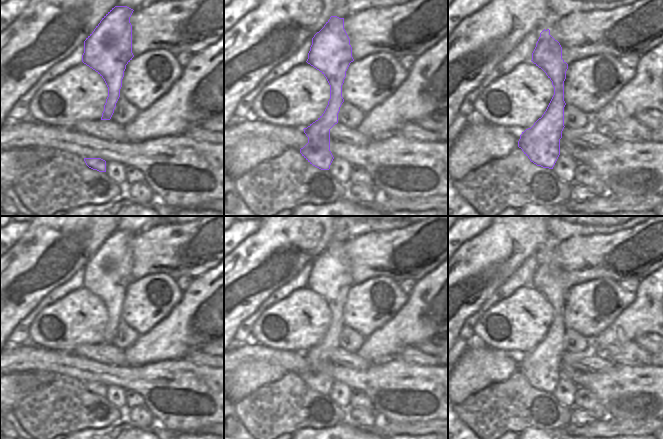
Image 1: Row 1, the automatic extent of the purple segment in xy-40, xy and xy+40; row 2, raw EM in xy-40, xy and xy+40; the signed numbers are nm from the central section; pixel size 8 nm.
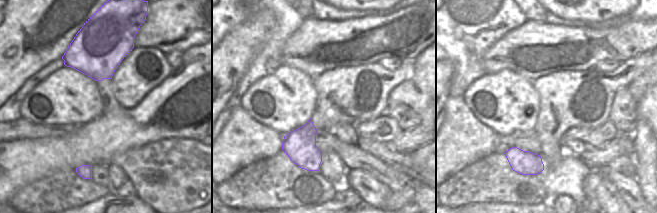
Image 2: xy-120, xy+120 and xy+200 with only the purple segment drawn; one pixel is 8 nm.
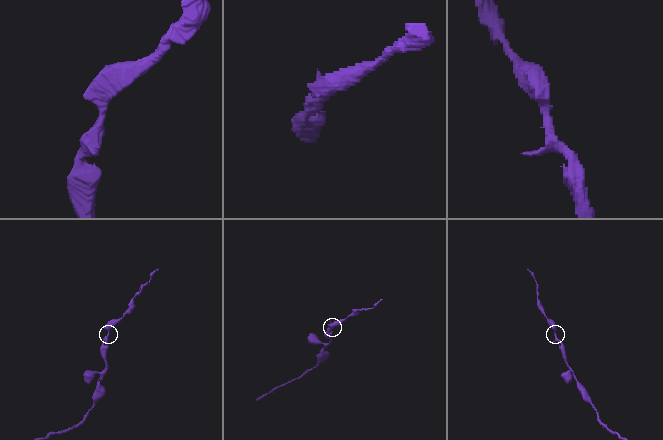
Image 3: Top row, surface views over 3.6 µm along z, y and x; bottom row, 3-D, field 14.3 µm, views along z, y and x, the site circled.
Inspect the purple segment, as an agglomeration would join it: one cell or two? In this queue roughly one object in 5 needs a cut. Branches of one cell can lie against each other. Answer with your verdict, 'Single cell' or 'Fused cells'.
Single cell.

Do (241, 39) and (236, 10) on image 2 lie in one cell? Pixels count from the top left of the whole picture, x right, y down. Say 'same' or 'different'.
different

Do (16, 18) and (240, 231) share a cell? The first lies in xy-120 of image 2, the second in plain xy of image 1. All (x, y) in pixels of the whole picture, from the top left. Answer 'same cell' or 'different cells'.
different cells

